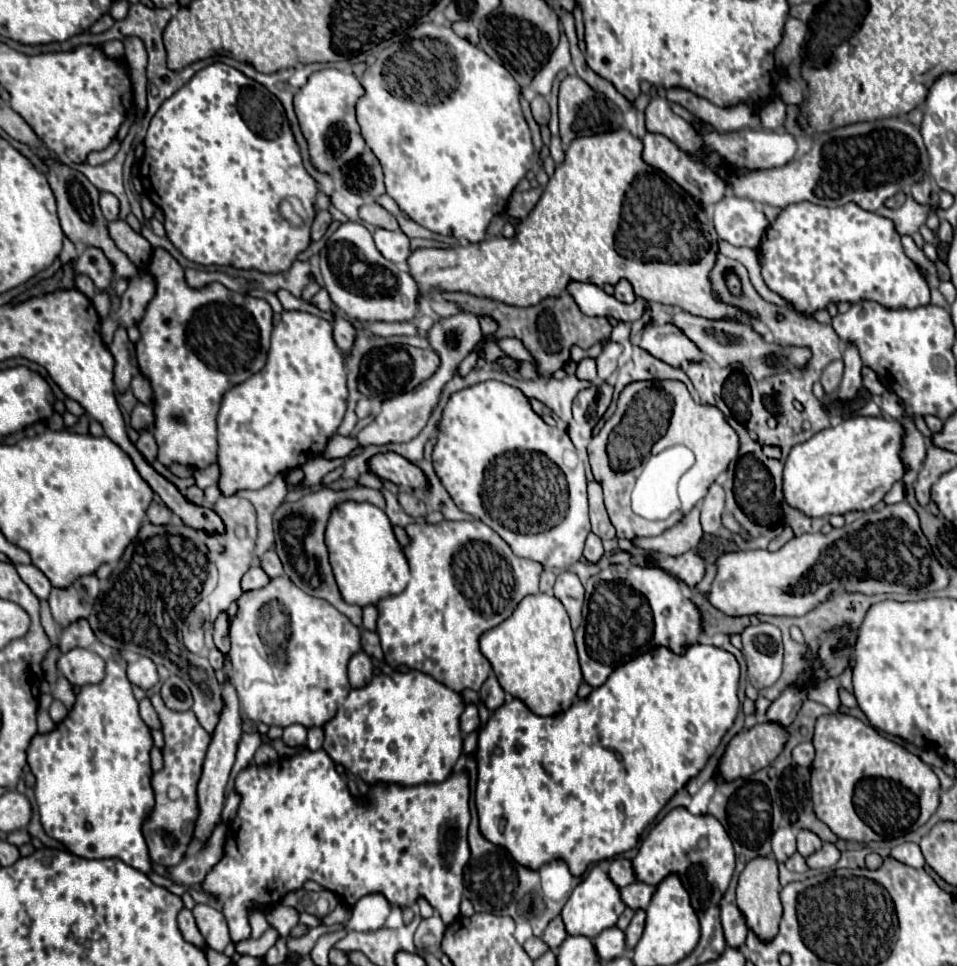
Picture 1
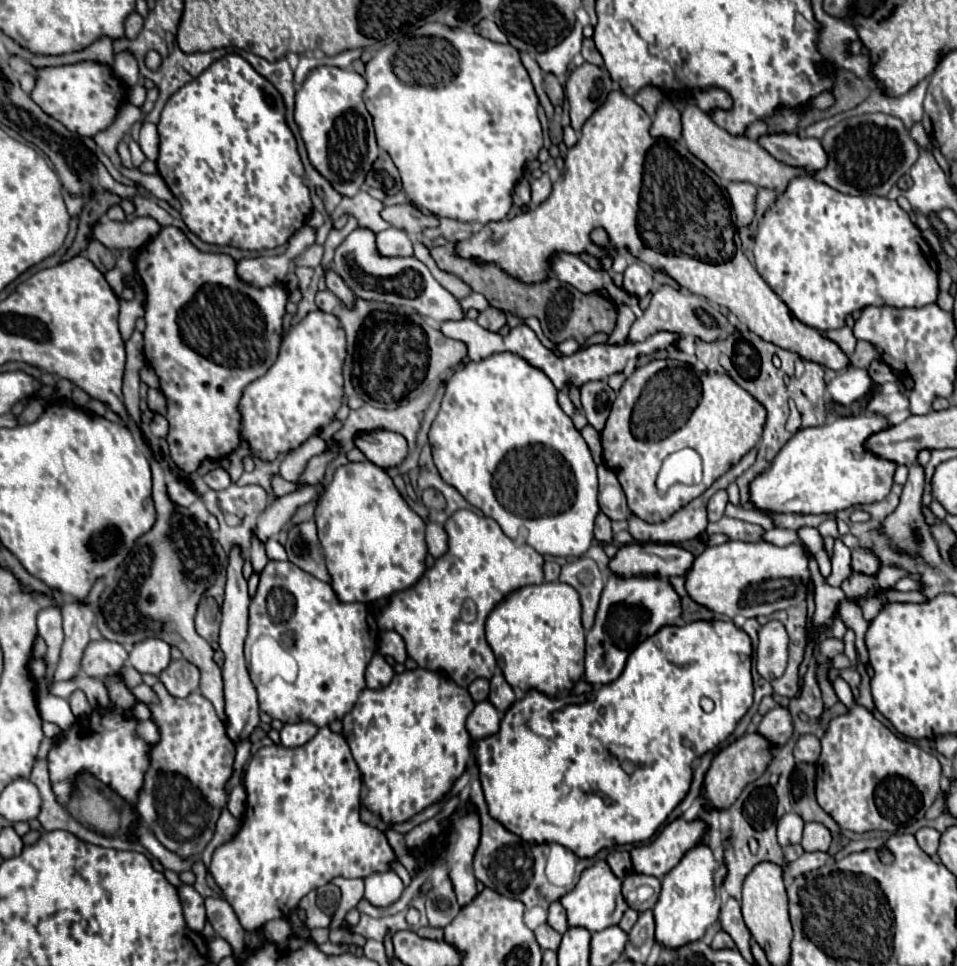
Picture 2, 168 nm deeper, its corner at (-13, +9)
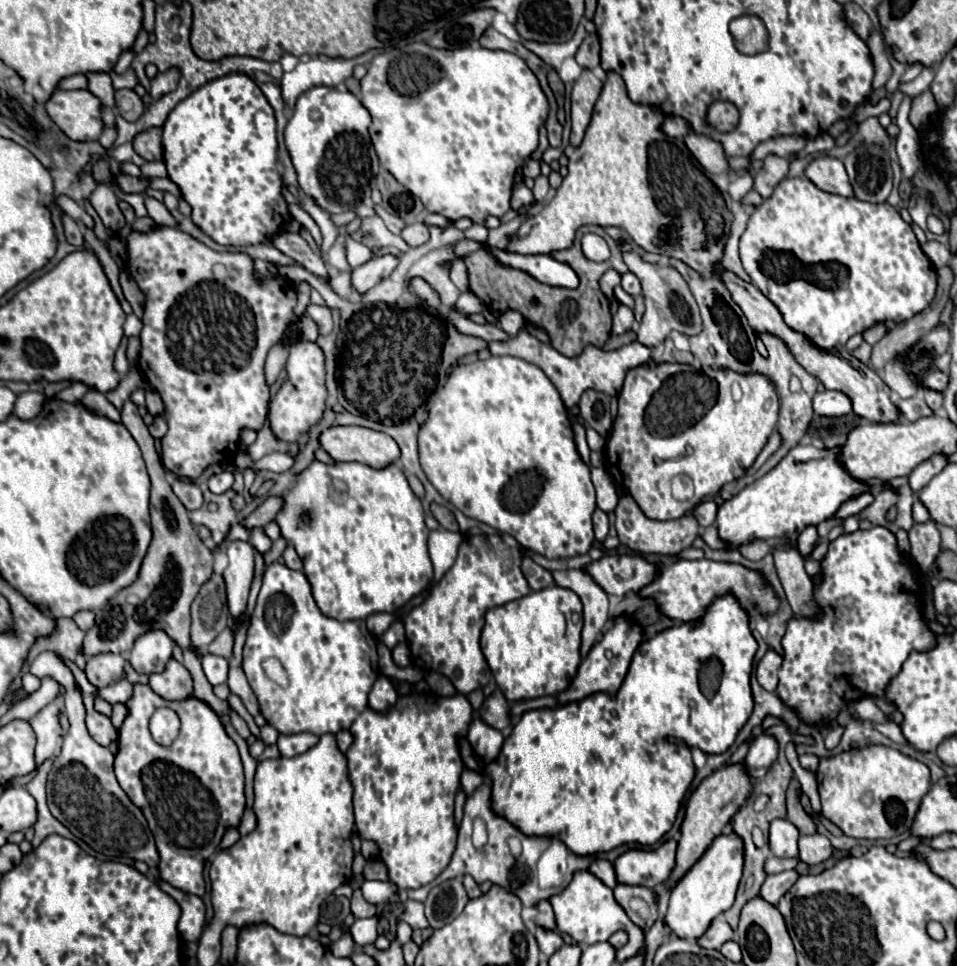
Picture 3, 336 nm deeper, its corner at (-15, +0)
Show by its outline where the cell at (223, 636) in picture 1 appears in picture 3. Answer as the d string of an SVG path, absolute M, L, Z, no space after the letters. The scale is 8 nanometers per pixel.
M232 541L226 549L228 567L224 569L228 607L234 617L246 609L248 591L254 579L254 549L248 541Z

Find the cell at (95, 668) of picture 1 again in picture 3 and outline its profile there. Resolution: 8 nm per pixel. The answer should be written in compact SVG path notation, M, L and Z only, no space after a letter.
M102 653L90 657L86 663L86 677L94 687L106 687L124 675L124 657L114 653Z

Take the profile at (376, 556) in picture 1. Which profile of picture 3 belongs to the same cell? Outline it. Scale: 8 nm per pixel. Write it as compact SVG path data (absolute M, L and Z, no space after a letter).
M312 461L304 471L300 471L294 479L294 483L282 493L282 509L276 515L276 525L280 527L280 535L296 549L296 553L300 555L302 563L304 563L304 575L312 587L312 597L318 605L318 609L332 619L338 621L348 621L348 619L366 619L372 613L394 613L396 609L400 609L406 601L410 601L414 595L418 595L432 579L432 563L428 557L428 527L424 525L424 509L420 499L412 493L404 471L400 469L400 465L390 463L388 467L382 469L374 469L368 467L364 463L322 463L322 461Z

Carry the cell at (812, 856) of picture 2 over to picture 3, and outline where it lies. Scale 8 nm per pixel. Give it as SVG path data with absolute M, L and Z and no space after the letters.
M782 871L776 875L768 875L760 887L760 897L772 905L778 903L778 899L796 883L798 873L796 871Z

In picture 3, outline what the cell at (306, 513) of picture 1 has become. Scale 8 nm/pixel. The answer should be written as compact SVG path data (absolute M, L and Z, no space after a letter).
M288 545L288 547L284 549L282 557L284 557L284 565L286 565L286 567L290 567L290 569L296 569L296 571L300 571L300 569L302 569L302 559L296 555L294 547L290 547L290 545Z

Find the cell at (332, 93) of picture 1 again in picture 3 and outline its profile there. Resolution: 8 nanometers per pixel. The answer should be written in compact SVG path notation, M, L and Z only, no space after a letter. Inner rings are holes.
M312 87L304 95L300 95L300 99L294 107L294 115L288 121L286 131L284 131L286 149L288 149L292 165L296 169L300 189L328 213L344 213L350 209L354 211L362 201L370 199L372 181L376 177L378 157L370 143L368 123L370 123L370 113L364 109L364 105L350 91L340 91L340 89L332 89L332 87ZM312 109L320 109L324 119L312 121L310 119Z

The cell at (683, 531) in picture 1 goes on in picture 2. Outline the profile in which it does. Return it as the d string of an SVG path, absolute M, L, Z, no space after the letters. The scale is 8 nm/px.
M700 496L686 504L682 510L678 510L672 518L660 524L648 524L636 516L630 518L630 534L634 536L636 542L684 542L700 536L706 526L708 526L708 514L706 514L706 504L708 496Z

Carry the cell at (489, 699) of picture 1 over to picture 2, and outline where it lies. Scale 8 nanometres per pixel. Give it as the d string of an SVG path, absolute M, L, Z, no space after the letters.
M498 668L496 670L496 674L494 674L494 678L490 680L490 698L488 698L498 710L502 710L502 712L506 712L510 706L512 706L512 702L514 702L514 690L512 690L512 686L506 682L506 678L504 678L504 674L502 674L502 670Z

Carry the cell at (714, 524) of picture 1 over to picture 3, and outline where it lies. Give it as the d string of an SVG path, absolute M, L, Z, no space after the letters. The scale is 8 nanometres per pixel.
M702 501L692 509L692 517L698 521L700 527L708 527L716 521L716 511L718 511L716 501Z

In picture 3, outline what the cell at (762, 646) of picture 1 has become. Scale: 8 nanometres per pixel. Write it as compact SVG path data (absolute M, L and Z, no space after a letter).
M772 649L760 659L756 667L756 679L766 691L774 691L778 685L778 667L782 665L782 657Z

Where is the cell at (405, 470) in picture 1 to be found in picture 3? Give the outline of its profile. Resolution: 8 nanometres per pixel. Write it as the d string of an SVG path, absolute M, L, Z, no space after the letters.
M336 425L322 431L318 441L334 461L358 461L374 469L396 463L400 457L400 449L390 435L366 427Z

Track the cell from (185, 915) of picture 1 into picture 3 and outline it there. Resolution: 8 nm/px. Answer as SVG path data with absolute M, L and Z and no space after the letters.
M156 881L160 885L162 891L166 891L168 895L174 897L174 901L180 905L182 909L182 915L180 915L180 921L178 921L178 933L184 941L198 941L202 931L206 925L206 908L202 899L198 895L192 895L192 893L184 893L176 887L172 887L170 883L166 881Z

